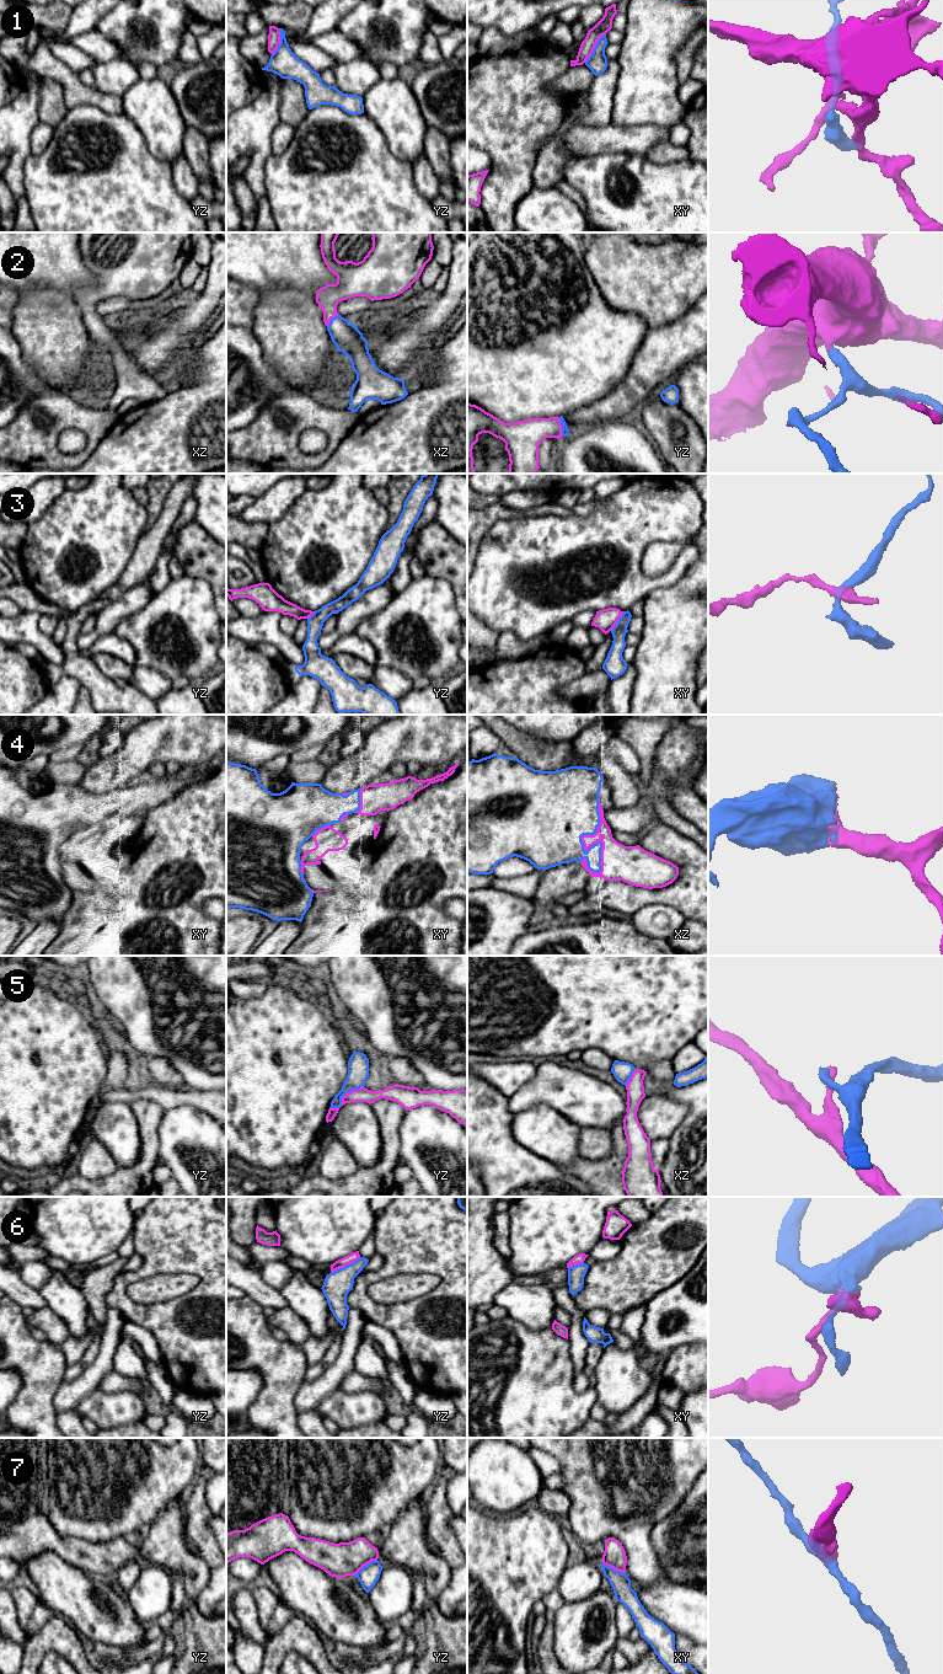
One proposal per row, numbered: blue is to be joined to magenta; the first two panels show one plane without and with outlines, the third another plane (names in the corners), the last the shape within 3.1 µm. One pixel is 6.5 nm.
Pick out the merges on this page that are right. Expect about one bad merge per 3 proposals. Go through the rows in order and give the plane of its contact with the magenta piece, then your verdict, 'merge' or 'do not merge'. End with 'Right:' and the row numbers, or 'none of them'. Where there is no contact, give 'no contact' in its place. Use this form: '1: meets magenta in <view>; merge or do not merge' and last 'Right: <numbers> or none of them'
1: meets magenta in xy; do not merge
2: meets magenta in yz; merge
3: meets magenta in xy; do not merge
4: meets magenta in xz; merge
5: meets magenta in yz; do not merge
6: meets magenta in yz; do not merge
7: meets magenta in yz; do not merge
Right: 2, 4

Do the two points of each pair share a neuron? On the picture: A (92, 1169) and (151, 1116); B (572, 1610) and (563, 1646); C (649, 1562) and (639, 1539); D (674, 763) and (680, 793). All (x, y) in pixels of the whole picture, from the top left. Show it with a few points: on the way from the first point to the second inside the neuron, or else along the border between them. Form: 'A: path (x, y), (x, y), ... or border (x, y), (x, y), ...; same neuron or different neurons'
A: border (118, 1166), (103, 1178), (91, 1180); different neurons
B: path (572, 1619), (572, 1637); same neuron
C: path (643, 1556), (639, 1551), (639, 1545); same neuron
D: border (686, 784), (660, 789); different neurons

